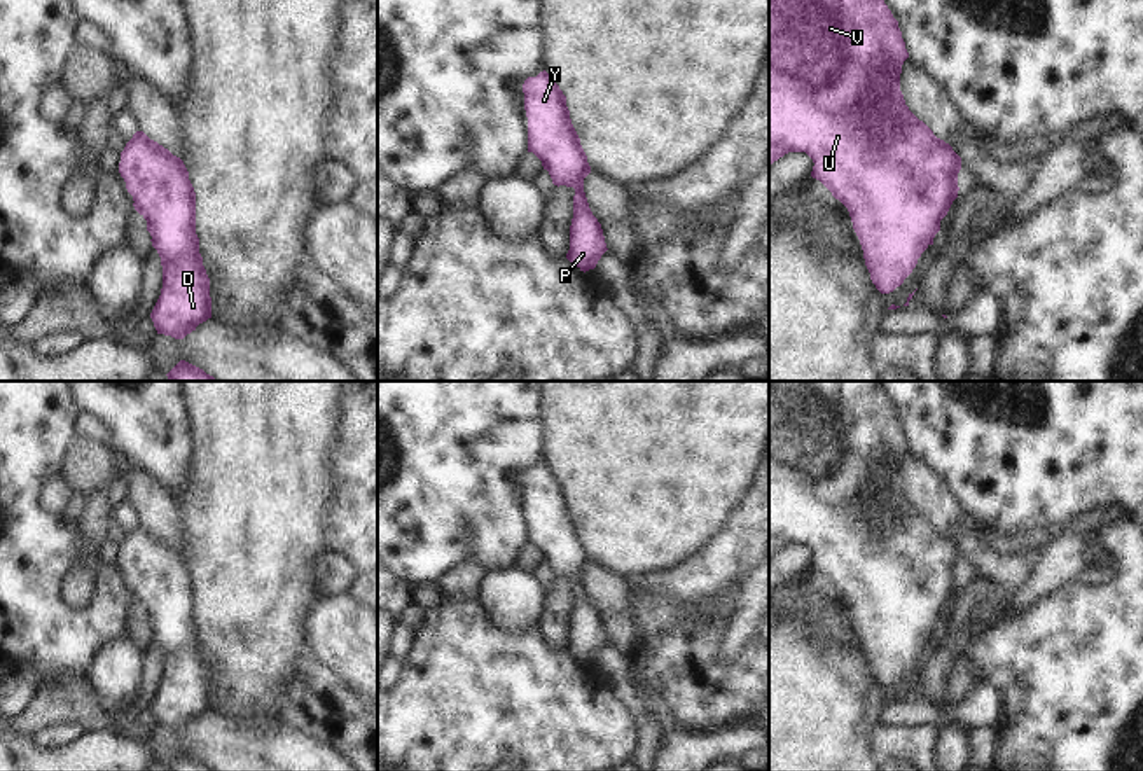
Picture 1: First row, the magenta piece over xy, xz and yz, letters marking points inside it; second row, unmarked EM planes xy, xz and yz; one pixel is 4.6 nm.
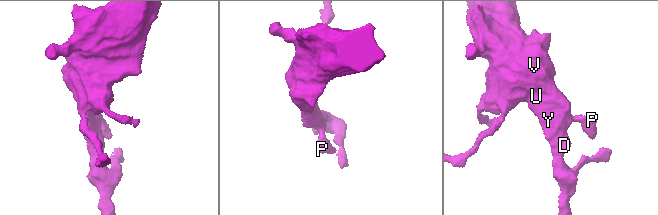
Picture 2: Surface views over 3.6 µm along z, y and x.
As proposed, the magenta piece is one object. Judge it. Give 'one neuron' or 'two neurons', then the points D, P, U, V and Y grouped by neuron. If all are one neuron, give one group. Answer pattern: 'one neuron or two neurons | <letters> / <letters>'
one neuron | D P U V Y

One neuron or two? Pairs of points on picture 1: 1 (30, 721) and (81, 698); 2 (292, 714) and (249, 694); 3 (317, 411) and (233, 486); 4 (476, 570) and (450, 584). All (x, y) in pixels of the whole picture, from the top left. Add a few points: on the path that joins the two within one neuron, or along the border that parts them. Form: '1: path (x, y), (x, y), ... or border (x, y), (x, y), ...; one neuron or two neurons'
1: path (42, 712), (56, 701), (69, 700); one neuron
2: border (299, 672), (280, 694), (280, 724); two neurons
3: path (296, 422), (254, 465); one neuron
4: path (469, 577), (457, 584); one neuron

